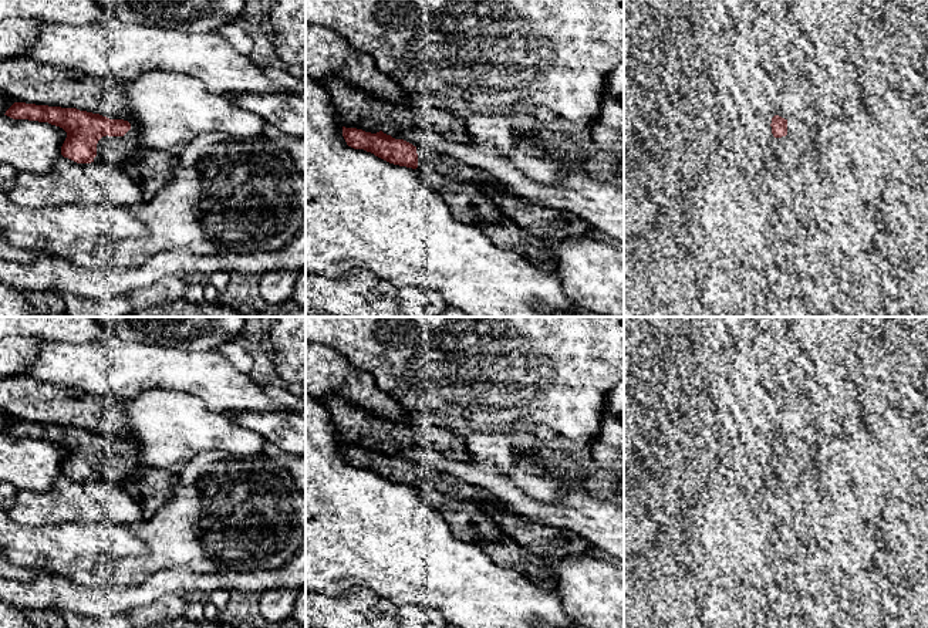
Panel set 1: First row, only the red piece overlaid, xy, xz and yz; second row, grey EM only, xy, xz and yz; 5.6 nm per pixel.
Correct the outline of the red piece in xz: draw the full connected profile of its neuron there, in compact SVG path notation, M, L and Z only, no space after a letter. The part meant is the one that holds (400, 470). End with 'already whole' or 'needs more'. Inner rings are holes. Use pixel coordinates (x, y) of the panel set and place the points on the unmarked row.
M342 445L342 455L348 465L371 470L389 482L412 487L429 486L456 500L472 503L486 502L509 510L502 500L483 489L475 487L436 467L414 465L404 458L395 458L382 449L371 452L357 446Z; needs more

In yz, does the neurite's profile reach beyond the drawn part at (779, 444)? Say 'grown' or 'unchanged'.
grown

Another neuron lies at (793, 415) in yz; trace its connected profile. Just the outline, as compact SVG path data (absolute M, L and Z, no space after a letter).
M802 391L780 399L776 433L790 438L800 429L811 423L811 415L806 405L806 396Z

